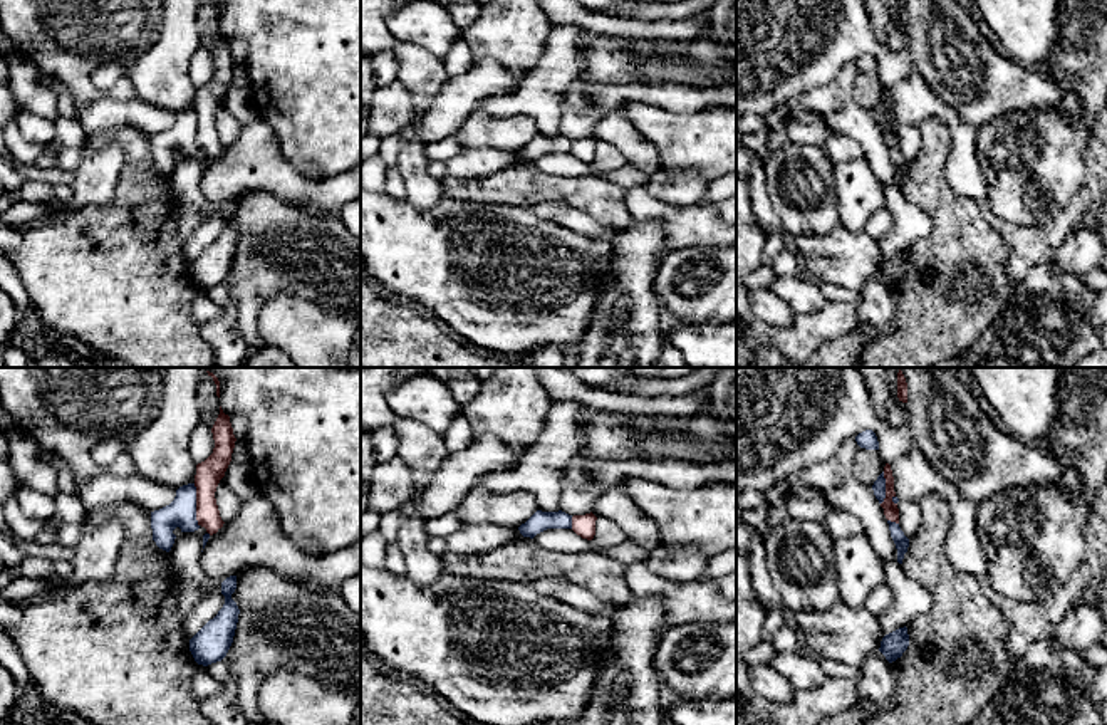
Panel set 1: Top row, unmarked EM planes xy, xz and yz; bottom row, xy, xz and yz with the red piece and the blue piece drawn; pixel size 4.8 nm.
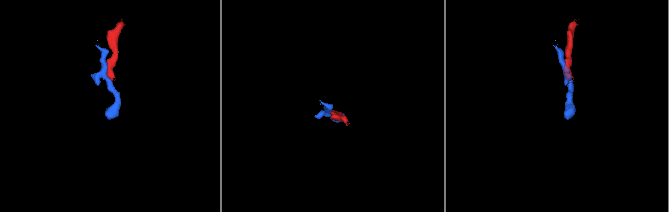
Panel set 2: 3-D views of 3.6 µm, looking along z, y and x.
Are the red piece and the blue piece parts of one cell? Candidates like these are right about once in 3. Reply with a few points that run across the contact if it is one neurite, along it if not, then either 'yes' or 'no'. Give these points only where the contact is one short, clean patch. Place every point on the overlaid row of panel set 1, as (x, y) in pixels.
line xy (193, 484), (195, 519), (198, 526); no

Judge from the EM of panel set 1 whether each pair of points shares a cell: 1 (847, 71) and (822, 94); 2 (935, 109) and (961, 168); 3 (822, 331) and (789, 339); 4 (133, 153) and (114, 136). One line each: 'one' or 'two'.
1: one
2: one
3: one
4: one

